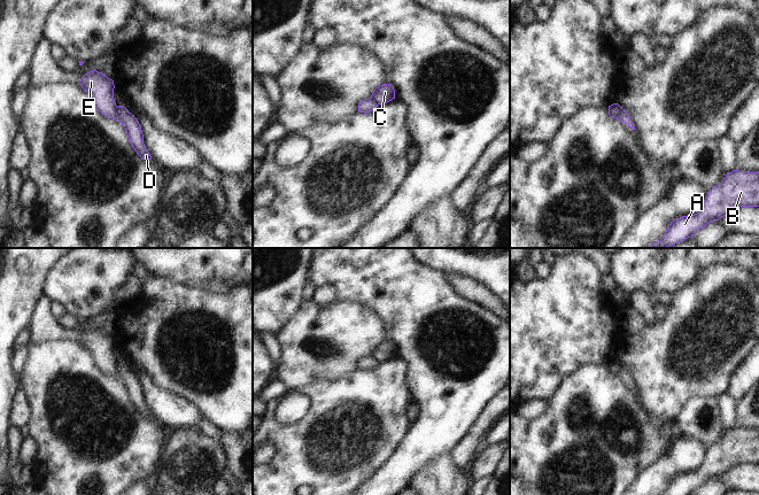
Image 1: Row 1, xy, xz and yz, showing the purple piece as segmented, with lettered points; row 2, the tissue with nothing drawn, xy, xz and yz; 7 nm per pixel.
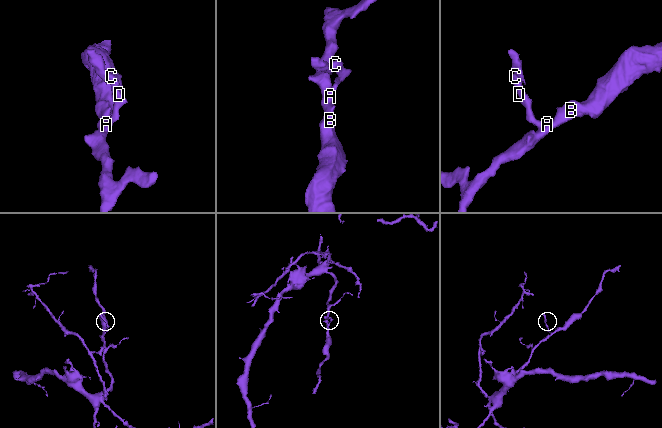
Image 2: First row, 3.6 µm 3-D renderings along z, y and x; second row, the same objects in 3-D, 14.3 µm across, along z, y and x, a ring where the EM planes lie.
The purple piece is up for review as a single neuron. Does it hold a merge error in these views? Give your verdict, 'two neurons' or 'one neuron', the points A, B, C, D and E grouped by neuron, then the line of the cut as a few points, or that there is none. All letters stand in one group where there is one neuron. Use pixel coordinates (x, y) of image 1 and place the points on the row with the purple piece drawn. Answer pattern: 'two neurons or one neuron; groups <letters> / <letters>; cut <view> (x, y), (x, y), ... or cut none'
two neurons; groups A B C D / E; cut xy (116, 107), (116, 116), (119, 121)

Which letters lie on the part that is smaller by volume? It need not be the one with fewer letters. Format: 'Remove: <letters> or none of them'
Remove: E

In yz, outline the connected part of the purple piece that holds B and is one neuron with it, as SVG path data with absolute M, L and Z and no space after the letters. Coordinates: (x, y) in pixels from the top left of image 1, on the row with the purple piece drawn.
M727 172L721 183L707 192L697 214L671 222L664 237L646 248L667 248L682 242L739 207L759 207L759 172Z

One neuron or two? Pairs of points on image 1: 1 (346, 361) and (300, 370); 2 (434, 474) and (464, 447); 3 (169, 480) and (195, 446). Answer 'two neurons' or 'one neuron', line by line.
1: one neuron
2: two neurons
3: one neuron

